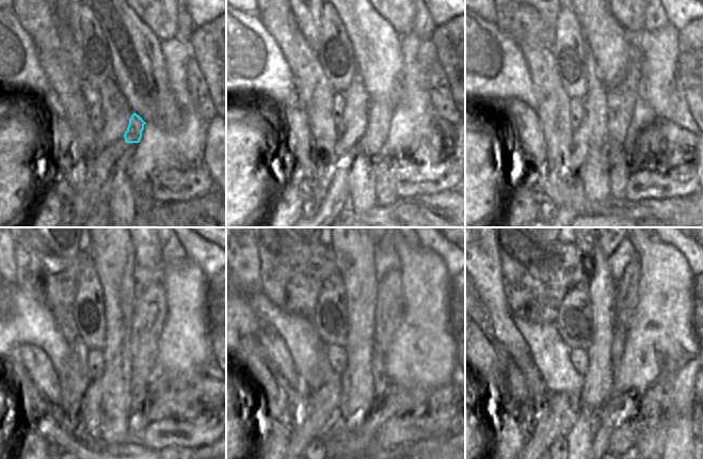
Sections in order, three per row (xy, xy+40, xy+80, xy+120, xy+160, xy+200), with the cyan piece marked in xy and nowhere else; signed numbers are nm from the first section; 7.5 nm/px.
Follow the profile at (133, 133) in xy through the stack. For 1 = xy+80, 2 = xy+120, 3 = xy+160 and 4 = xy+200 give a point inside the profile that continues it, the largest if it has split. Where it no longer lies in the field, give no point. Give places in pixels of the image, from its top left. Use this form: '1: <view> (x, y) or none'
1: xy+80 (621, 99)
2: xy+120 (150, 309)
3: xy+160 (389, 310)
4: xy+200 (627, 287)

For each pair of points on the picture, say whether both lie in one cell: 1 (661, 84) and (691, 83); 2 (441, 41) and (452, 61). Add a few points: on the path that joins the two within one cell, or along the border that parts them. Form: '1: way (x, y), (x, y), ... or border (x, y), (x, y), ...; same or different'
1: border (677, 57), (676, 82); different
2: way (446, 46), (452, 52), (452, 56); same

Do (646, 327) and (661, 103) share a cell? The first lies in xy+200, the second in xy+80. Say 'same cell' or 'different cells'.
same cell

